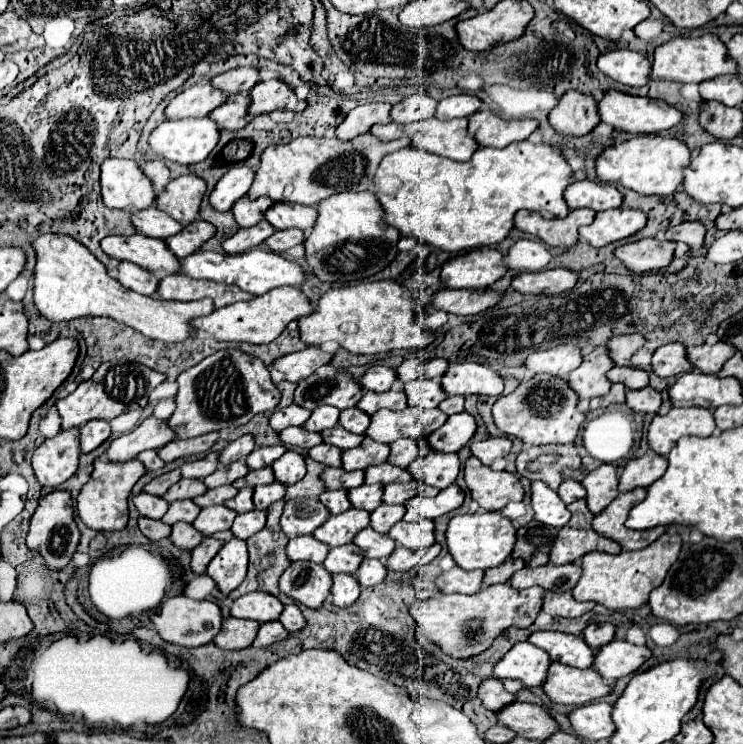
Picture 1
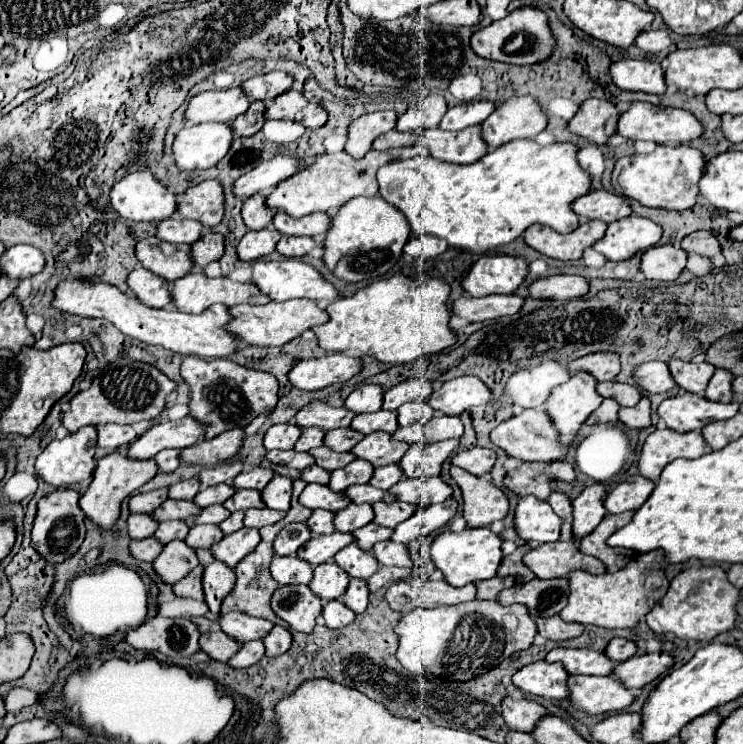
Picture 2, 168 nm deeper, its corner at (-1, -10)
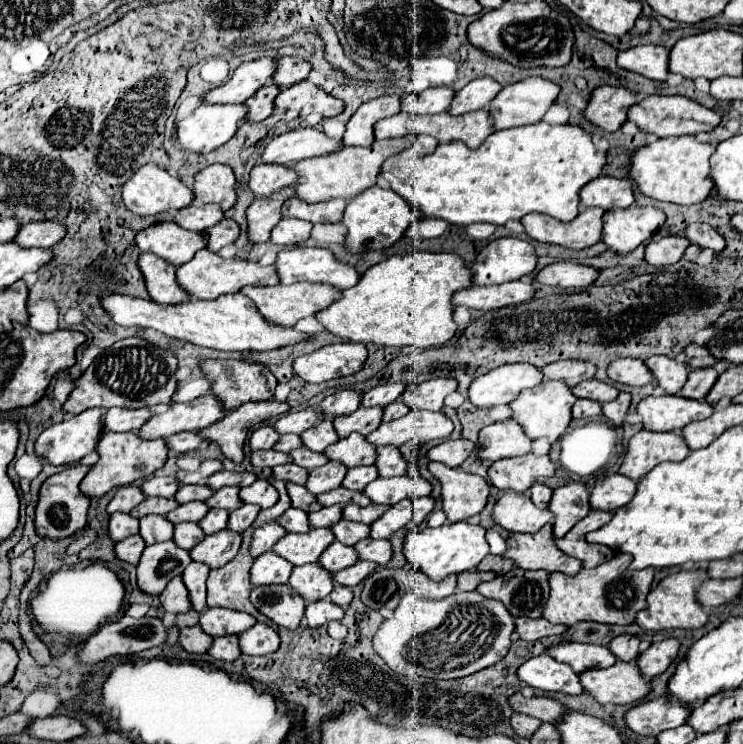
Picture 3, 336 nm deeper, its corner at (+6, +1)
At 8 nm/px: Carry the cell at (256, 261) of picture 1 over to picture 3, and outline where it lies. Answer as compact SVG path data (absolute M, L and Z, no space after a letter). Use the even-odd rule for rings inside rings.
M294 247L282 249L276 259L280 283L292 285L298 281L330 283L340 291L354 287L360 279L356 267L342 263L326 247Z

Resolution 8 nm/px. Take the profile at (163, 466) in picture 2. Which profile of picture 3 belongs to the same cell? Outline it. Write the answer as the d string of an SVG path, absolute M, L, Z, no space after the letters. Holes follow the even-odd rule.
M184 431L184 433L176 433L172 437L166 439L170 451L178 451L178 453L186 453L186 451L194 451L198 449L198 445L204 441L200 437L198 431Z

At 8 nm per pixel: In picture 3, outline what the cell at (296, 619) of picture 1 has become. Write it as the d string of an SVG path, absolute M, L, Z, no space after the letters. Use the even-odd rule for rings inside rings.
M256 623L246 633L240 633L238 641L242 655L270 655L280 645L278 633L264 623Z

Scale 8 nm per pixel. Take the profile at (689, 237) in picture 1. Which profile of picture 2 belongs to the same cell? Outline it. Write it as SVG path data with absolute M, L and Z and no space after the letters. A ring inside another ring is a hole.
M697 230L697 232L691 232L689 236L685 236L681 240L681 248L689 254L695 252L695 254L701 254L701 256L707 256L707 258L713 258L715 254L721 252L715 236L711 232L705 232L705 230Z

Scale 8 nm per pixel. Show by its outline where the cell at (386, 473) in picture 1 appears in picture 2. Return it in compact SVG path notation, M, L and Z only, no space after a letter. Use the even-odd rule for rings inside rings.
M355 484L351 488L345 490L345 494L351 498L351 502L355 504L361 504L361 502L367 502L367 504L375 504L375 502L391 502L395 496L391 496L389 490L379 490L379 488L371 488L371 484Z

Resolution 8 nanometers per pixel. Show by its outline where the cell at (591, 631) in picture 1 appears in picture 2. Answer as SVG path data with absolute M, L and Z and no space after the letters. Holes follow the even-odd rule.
M611 638L607 648L605 648L605 654L613 660L613 662L623 662L627 658L631 658L633 654L637 652L637 646L635 642L627 640L627 638Z

